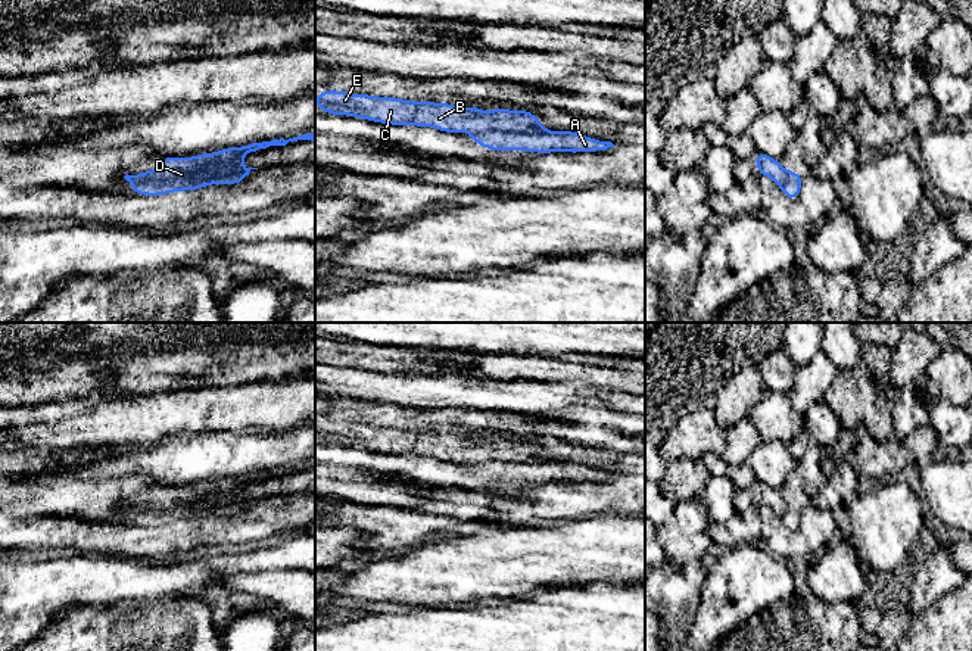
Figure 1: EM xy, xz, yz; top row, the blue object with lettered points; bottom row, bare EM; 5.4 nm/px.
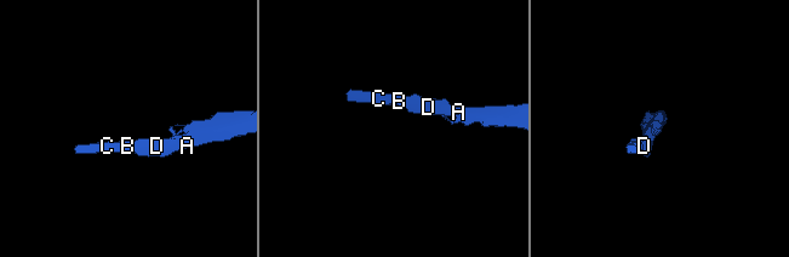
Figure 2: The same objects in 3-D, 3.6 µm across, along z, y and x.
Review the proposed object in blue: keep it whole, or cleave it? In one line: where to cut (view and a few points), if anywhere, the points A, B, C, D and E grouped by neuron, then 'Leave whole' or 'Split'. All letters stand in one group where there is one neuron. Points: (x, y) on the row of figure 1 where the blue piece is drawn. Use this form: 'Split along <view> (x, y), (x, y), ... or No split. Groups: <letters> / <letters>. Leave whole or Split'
Split along xz (548, 130), (488, 130), (473, 134). Groups: A D / B C E. Split

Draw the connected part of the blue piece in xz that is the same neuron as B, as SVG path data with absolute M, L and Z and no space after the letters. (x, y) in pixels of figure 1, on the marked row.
M325 90L315 99L325 113L362 118L390 125L432 127L443 133L480 134L502 133L543 133L538 116L530 110L508 110L495 108L492 112L477 106L459 108L451 103L414 102L371 94L351 94Z

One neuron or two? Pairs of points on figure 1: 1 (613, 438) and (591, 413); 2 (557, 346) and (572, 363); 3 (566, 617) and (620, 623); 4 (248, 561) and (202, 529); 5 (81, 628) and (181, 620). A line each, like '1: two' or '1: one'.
1: one
2: two
3: one
4: two
5: one

